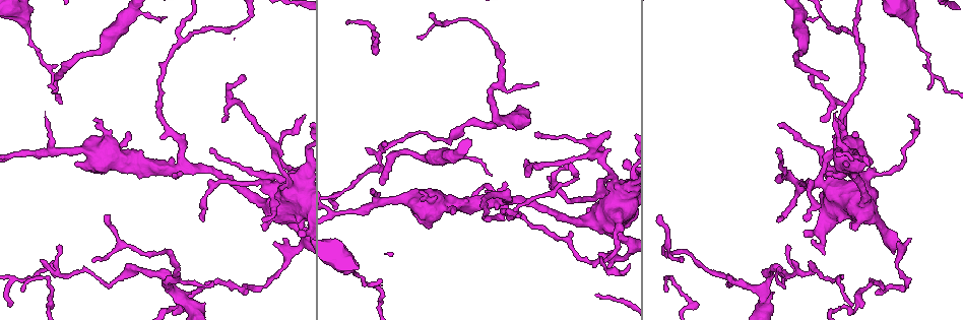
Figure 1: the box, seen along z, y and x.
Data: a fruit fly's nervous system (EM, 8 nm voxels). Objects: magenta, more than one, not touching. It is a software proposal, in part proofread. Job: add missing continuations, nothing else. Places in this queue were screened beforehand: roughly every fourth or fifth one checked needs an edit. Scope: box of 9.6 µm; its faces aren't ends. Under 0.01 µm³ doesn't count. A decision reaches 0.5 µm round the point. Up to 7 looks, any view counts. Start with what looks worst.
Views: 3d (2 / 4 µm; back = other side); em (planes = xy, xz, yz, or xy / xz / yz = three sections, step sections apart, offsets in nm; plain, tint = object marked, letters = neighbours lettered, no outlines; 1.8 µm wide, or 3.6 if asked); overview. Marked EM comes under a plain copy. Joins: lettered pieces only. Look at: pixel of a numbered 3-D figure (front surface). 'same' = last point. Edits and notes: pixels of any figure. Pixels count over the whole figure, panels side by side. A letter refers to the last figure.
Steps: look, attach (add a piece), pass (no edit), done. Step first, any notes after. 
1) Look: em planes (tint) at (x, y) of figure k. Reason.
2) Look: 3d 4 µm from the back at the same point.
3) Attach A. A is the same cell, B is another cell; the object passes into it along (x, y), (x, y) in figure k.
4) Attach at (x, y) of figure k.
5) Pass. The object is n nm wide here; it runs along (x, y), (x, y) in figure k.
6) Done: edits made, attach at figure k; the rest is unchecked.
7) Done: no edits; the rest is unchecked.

Look: 3d 4 µm at (381, 185) of figure 1. An open end.

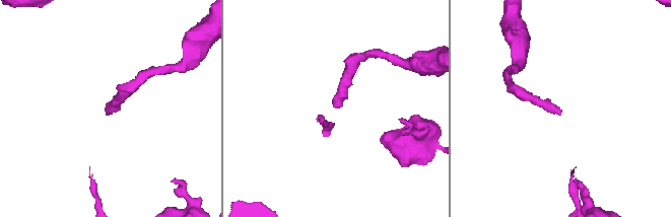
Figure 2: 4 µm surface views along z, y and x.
Look: em planes (tint) at (107, 112) of figure 2. Now the EM.

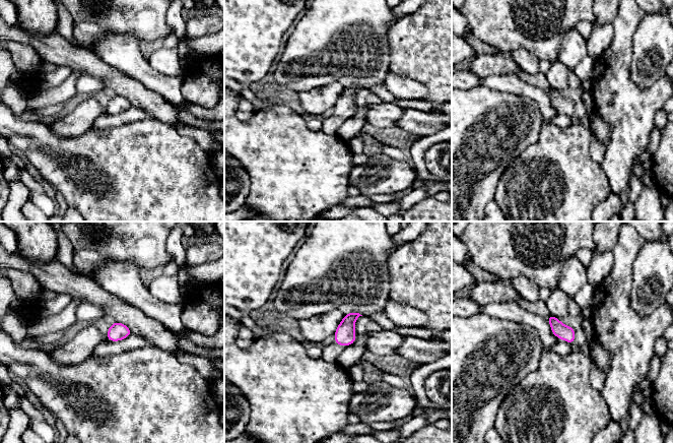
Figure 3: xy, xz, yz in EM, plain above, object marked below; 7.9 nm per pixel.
Look: em planes (letters) at the same point.

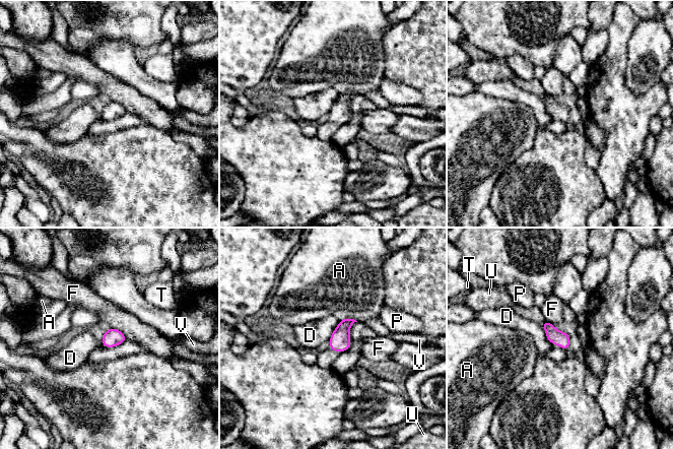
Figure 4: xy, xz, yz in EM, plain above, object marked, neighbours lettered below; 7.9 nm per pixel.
Pass. The object is 110 nm wide here; A, D, F, P, T, U and V are other cells; none of them fits.

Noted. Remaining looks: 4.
Look: em planes (tint) at (802, 48) of figure 1. Calibre changes.

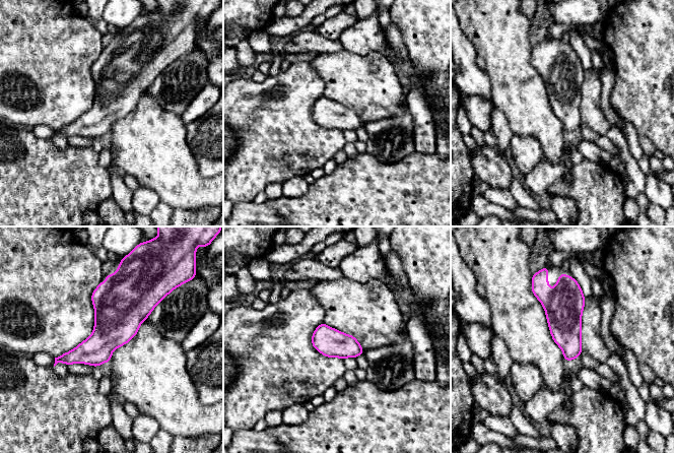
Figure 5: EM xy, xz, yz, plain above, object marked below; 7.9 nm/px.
Look: em planes (letters) at the same point. What lies round it.

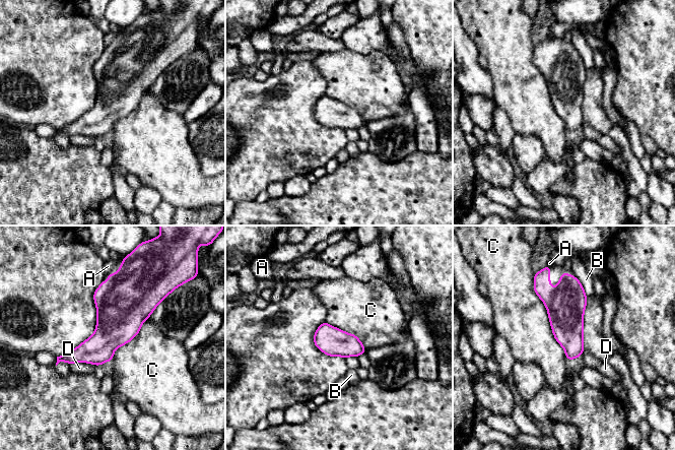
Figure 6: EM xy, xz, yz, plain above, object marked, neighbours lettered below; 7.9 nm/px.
Pass. The object is 220 nm wide here; A, B, C and D are other cells; a border runs along (533, 277), (533, 290), (567, 360) in figure 6; no lettered piece goes on from it.

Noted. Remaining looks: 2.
Look: em planes (letters) at (784, 171) of figure 1. Calibre changes.

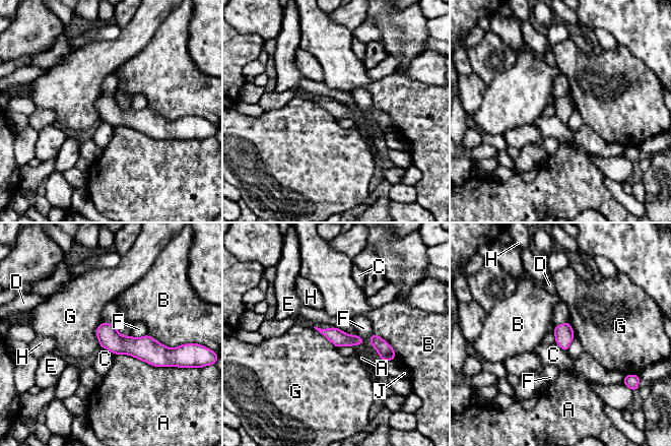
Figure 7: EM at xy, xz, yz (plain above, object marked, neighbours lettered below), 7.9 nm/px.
Pass. The longest contact is with A, 480 nm; A, B, C, D, E, F, G, H and J are other cells; no lettered piece goes on from it.

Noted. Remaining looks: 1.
Done: no edits; the rest is unchecked.

